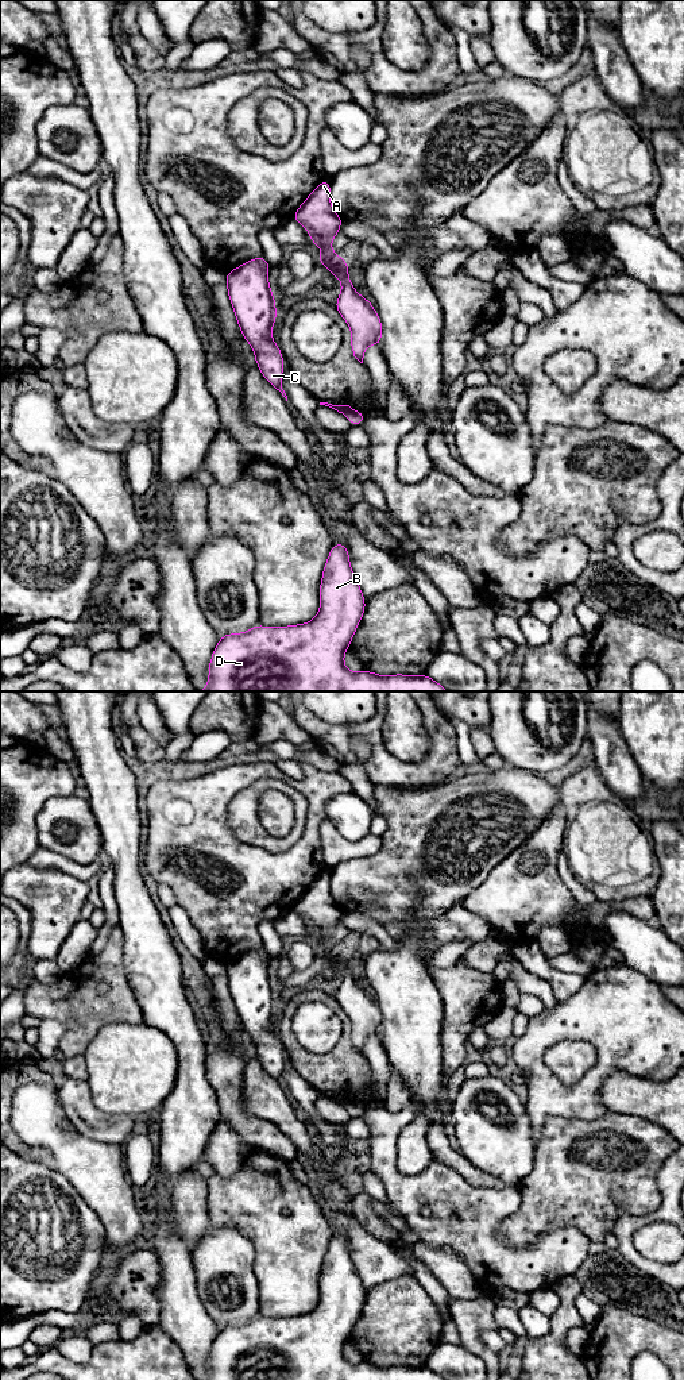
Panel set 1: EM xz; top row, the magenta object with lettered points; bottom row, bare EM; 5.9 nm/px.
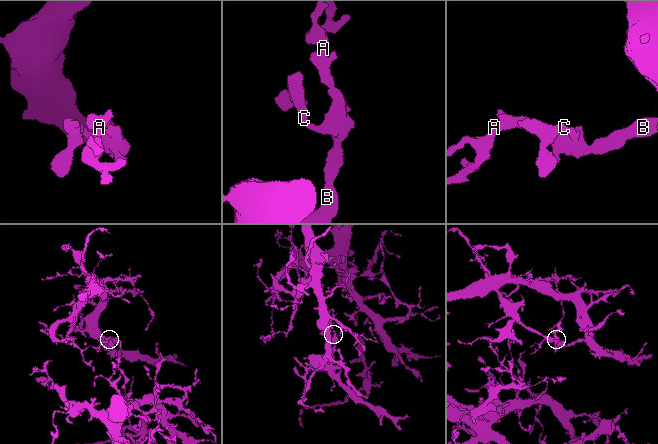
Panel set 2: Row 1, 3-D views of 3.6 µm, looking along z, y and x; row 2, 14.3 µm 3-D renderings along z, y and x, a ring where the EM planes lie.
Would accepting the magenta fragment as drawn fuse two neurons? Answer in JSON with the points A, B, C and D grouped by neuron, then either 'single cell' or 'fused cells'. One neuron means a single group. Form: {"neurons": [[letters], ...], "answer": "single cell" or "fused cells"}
{"neurons": [["A", "B", "C", "D"]], "answer": "single cell"}

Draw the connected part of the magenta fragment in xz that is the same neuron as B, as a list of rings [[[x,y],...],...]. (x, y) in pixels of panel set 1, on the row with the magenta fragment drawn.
[[[333,543],[322,568],[320,582],[320,610],[305,624],[286,627],[255,625],[243,633],[221,635],[208,667],[209,678],[204,690],[198,691],[448,691],[429,675],[378,675],[363,670],[349,671],[344,666],[344,654],[349,648],[355,631],[366,610],[366,598],[355,578],[345,543]]]

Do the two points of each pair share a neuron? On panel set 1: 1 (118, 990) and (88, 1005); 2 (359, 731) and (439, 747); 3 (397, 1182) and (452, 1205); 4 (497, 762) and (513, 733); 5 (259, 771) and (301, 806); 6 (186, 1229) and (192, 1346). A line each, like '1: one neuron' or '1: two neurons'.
1: one neuron
2: one neuron
3: one neuron
4: two neurons
5: two neurons
6: two neurons

